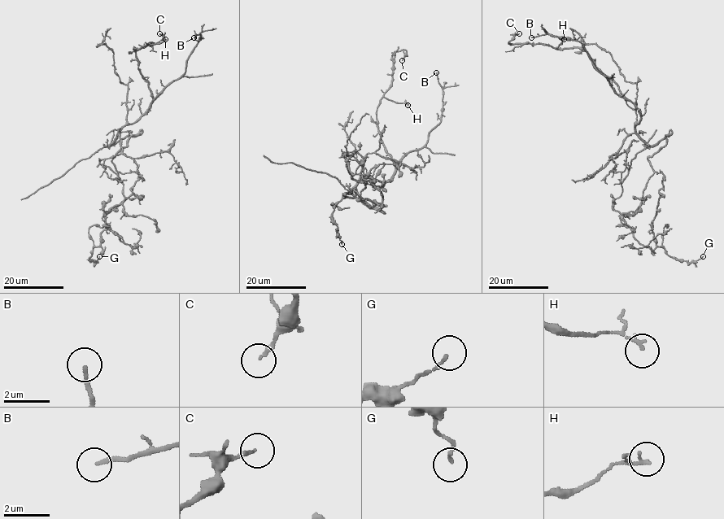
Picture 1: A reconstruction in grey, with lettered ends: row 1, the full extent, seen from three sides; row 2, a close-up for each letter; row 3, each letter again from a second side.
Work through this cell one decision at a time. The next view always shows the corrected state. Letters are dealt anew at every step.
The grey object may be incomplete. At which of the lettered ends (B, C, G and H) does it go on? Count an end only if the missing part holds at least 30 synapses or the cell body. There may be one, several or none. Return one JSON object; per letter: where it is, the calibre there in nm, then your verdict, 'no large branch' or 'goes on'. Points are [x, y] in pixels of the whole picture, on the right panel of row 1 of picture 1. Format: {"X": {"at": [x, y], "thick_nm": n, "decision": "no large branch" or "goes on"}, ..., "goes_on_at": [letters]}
{"B": {"at": [531, 37], "thick_nm": 150, "decision": "no large branch"}, "C": {"at": [519, 33], "thick_nm": 150, "decision": "no large branch"}, "G": {"at": [703, 256], "thick_nm": 130, "decision": "no large branch"}, "H": {"at": [564, 39], "thick_nm": 160, "decision": "no large branch"}, "goes_on_at": []}

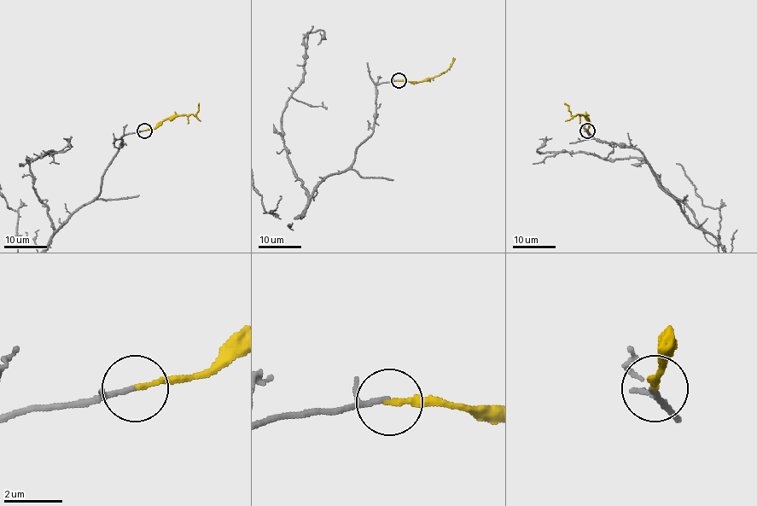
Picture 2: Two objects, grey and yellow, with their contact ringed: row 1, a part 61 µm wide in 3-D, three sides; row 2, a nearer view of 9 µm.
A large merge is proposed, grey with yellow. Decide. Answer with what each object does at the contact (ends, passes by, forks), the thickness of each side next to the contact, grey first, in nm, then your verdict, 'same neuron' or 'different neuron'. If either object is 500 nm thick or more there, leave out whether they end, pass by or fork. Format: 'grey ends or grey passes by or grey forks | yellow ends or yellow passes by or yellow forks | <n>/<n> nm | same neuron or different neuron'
grey passes by | yellow ends | 100/160 nm | same neuron

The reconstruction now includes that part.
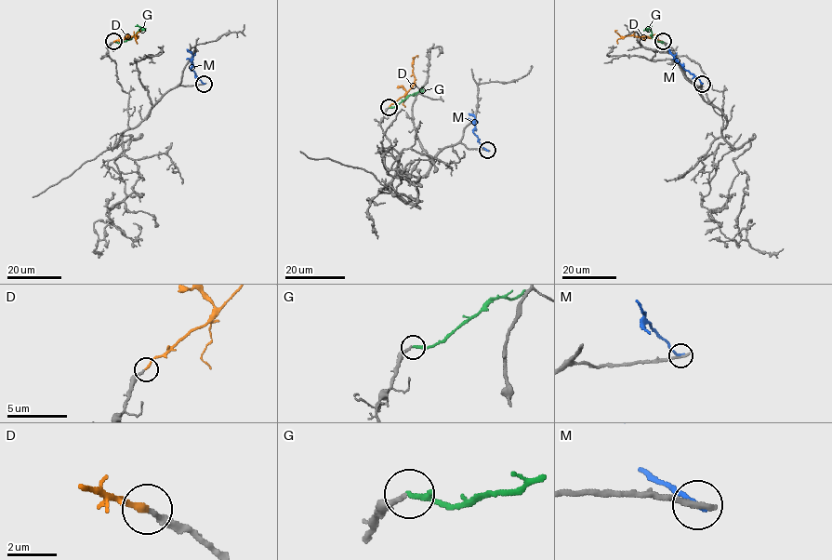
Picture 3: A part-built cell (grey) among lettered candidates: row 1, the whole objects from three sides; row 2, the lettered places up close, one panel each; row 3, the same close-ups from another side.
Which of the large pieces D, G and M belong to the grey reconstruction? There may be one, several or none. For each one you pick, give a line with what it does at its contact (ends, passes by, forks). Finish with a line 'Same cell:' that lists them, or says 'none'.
D: it ends
Same cell: D

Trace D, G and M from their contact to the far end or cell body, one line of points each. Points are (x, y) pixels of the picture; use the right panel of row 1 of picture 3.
D: (662, 41), (633, 35), (621, 36), (617, 30)
G: (663, 41), (651, 35), (648, 27), (651, 26)
M: (702, 84), (668, 49)

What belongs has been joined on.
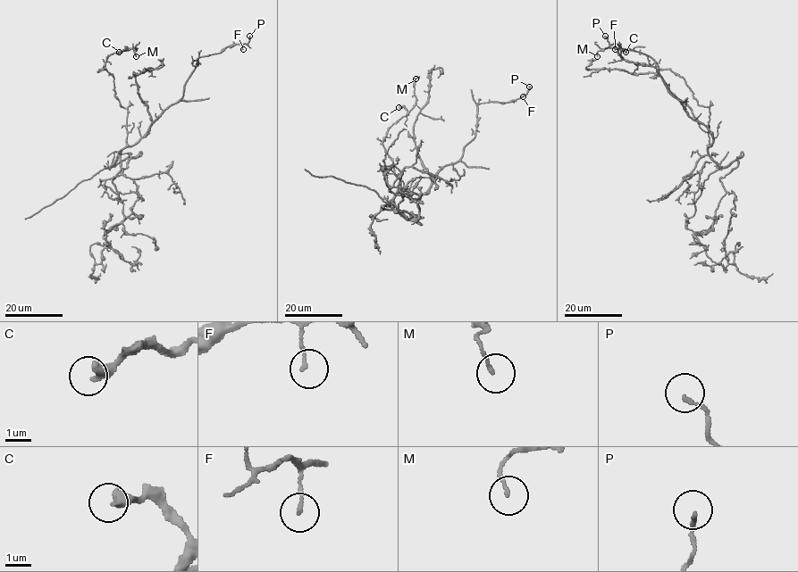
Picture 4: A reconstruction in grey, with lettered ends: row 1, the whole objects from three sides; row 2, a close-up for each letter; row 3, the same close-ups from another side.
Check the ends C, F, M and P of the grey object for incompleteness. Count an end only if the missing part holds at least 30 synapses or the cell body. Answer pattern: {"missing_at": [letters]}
{"missing_at": []}

